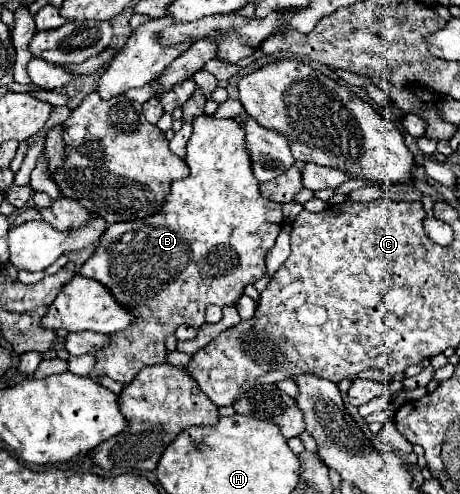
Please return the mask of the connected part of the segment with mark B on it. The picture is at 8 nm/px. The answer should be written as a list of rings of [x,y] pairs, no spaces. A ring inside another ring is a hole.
[[[197,116],[197,120],[193,120],[193,136],[187,144],[187,158],[185,158],[187,166],[189,166],[189,176],[187,178],[181,178],[181,180],[175,180],[171,184],[171,194],[167,196],[167,202],[163,206],[163,210],[155,216],[149,216],[145,220],[133,220],[133,222],[117,222],[113,226],[109,226],[103,236],[101,236],[101,242],[95,250],[95,254],[83,264],[81,268],[81,274],[87,276],[87,278],[93,278],[101,284],[105,284],[113,296],[125,304],[127,308],[131,308],[135,314],[137,314],[137,320],[121,330],[121,332],[115,332],[111,334],[111,344],[107,348],[103,348],[101,352],[95,352],[97,356],[97,366],[93,368],[93,380],[99,378],[99,376],[111,376],[113,380],[121,382],[121,384],[129,384],[145,366],[153,366],[153,364],[161,364],[165,362],[163,356],[167,356],[167,350],[165,350],[165,338],[175,334],[175,330],[185,324],[185,326],[193,326],[193,328],[199,328],[201,324],[205,324],[205,306],[209,304],[217,304],[217,306],[225,306],[225,304],[235,304],[239,298],[241,298],[241,284],[253,284],[257,282],[263,274],[265,274],[265,258],[267,258],[267,252],[273,248],[275,244],[275,238],[281,230],[281,224],[283,224],[283,206],[279,202],[271,202],[267,198],[261,196],[261,190],[259,190],[259,180],[253,176],[253,168],[251,168],[251,160],[249,160],[249,152],[245,152],[245,126],[243,126],[243,116],[237,116],[237,118],[211,118],[211,116]]]

